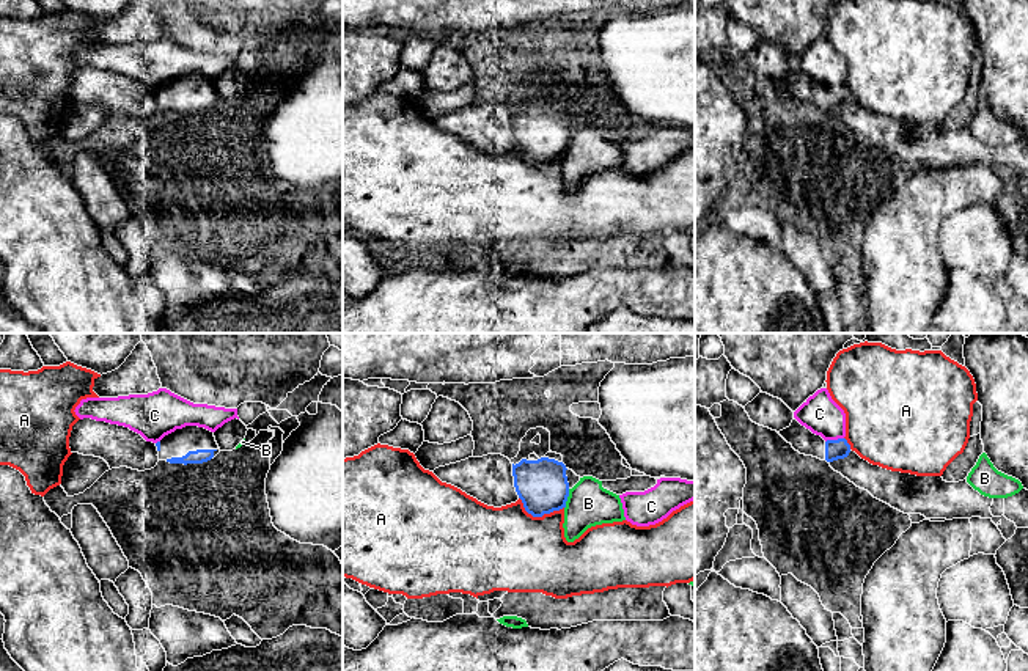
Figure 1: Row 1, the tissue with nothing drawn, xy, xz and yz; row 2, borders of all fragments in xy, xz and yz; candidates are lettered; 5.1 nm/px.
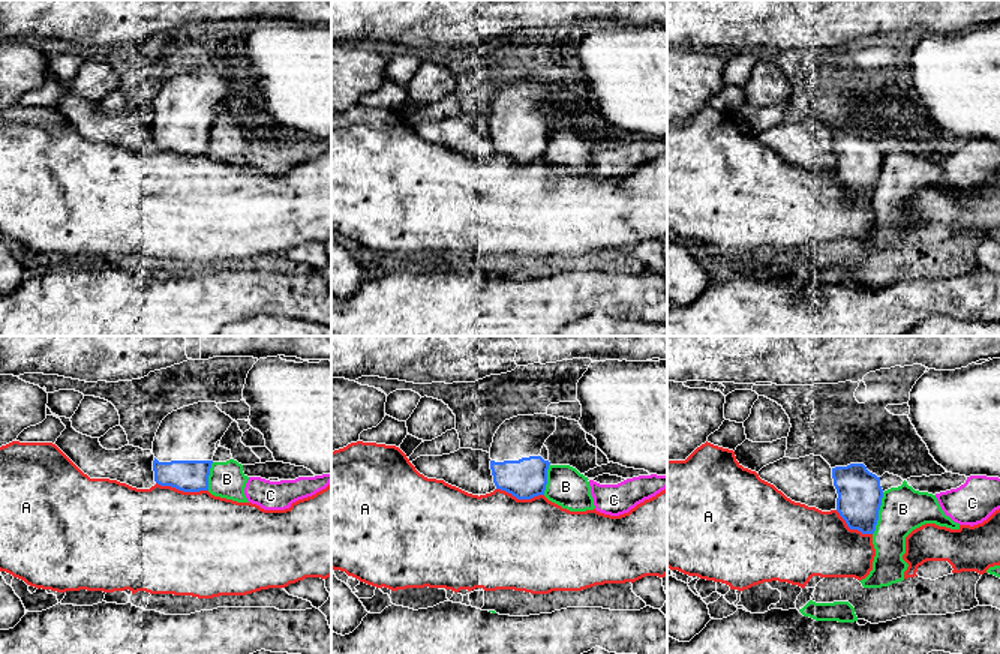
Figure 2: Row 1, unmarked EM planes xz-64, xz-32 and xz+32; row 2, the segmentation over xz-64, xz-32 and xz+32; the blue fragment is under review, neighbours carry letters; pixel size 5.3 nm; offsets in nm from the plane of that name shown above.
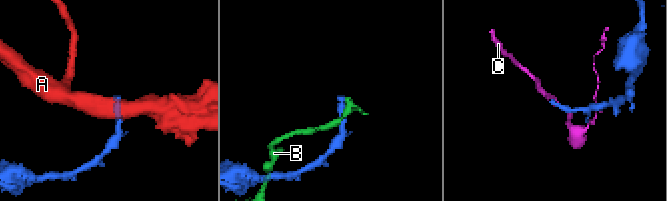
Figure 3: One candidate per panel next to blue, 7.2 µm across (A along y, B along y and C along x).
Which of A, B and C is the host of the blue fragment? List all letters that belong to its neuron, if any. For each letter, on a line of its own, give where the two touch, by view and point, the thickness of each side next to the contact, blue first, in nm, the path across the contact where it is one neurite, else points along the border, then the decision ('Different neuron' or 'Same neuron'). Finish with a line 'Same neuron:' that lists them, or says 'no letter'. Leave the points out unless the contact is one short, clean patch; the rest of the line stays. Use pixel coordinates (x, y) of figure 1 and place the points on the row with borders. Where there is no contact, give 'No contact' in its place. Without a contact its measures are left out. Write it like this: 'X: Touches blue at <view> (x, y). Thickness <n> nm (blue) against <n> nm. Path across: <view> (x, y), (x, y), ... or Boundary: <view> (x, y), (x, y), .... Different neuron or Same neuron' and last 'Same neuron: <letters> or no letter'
A: Touches blue at xz (538, 516). Thickness 260 nm (blue) against 440 nm. Different neuron
B: Touches blue at xz (566, 498). Thickness 260 nm (blue) against 220 nm. Different neuron
C: Touches blue at yz (833, 440). Thickness 100 nm (blue) against 190 nm. Boundary: yz (843, 437), (826, 442). Different neuron
Same neuron: no letter

